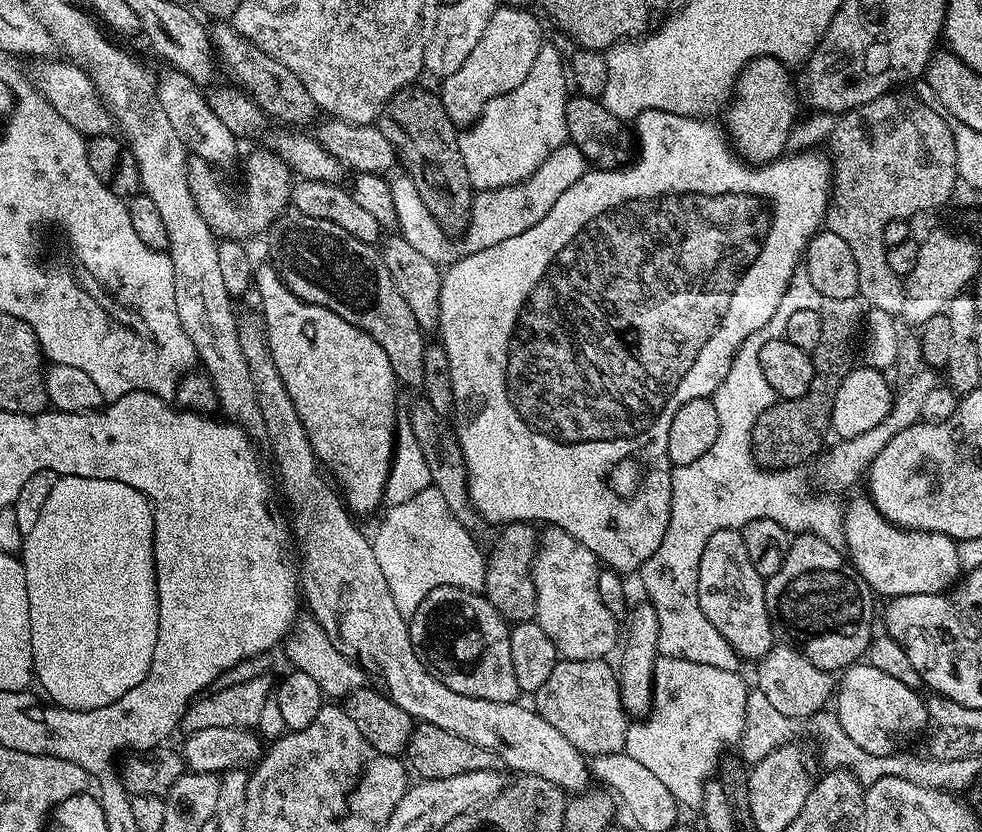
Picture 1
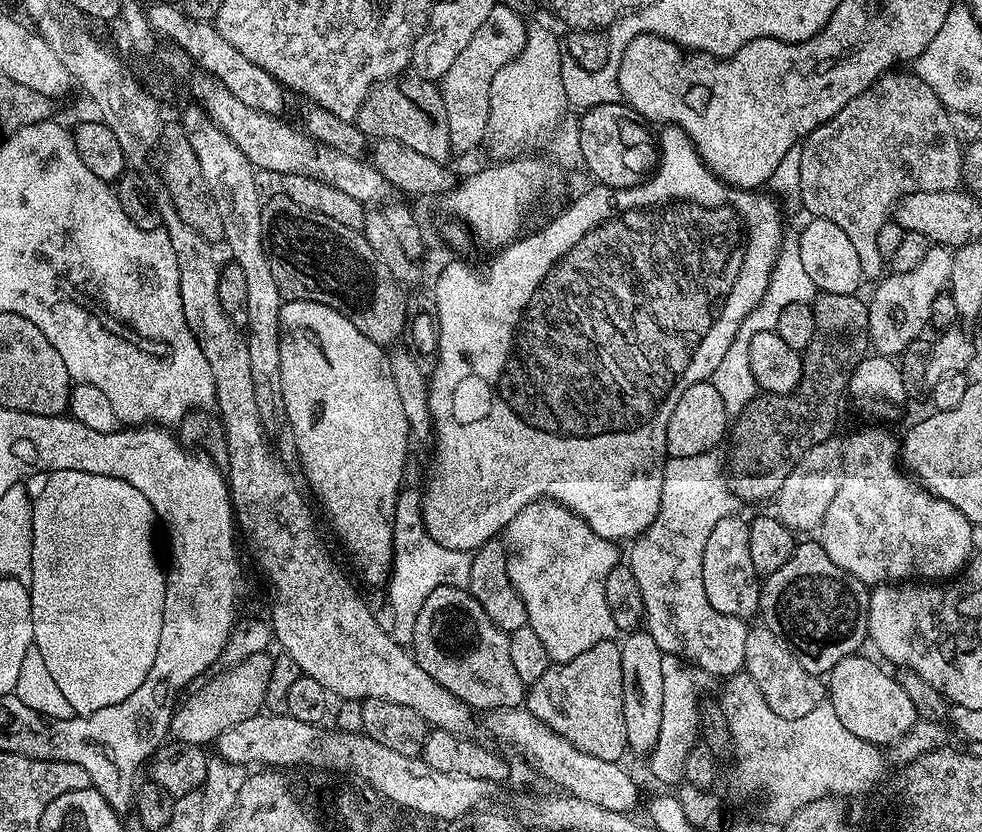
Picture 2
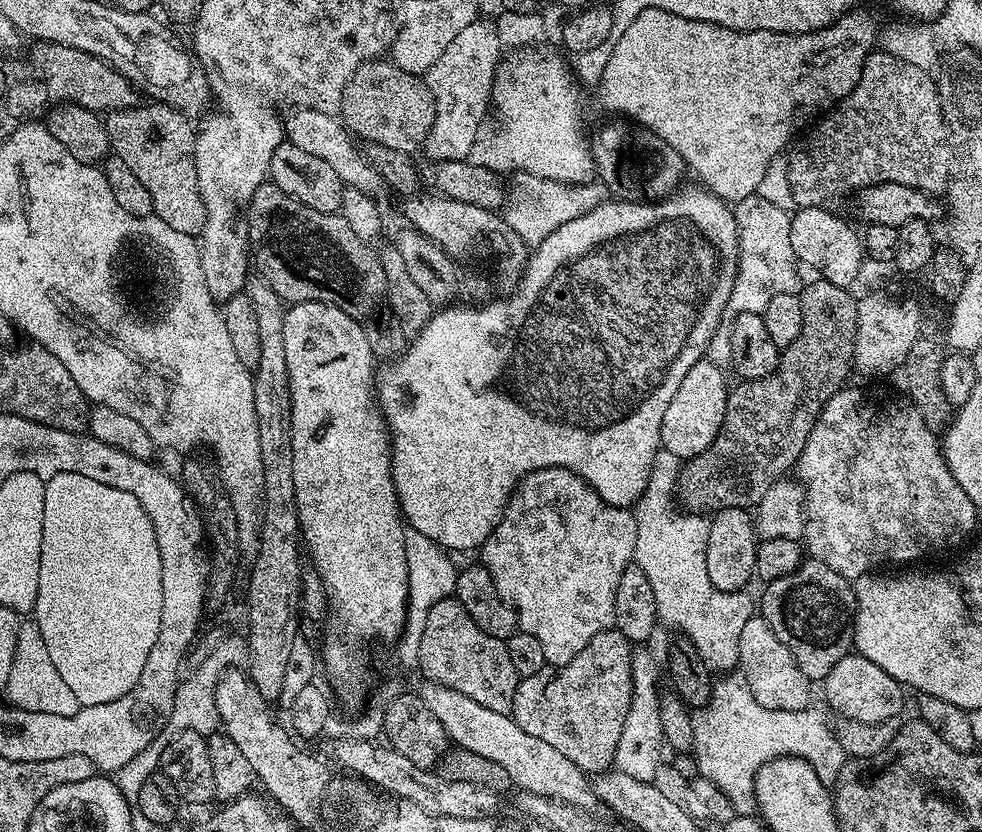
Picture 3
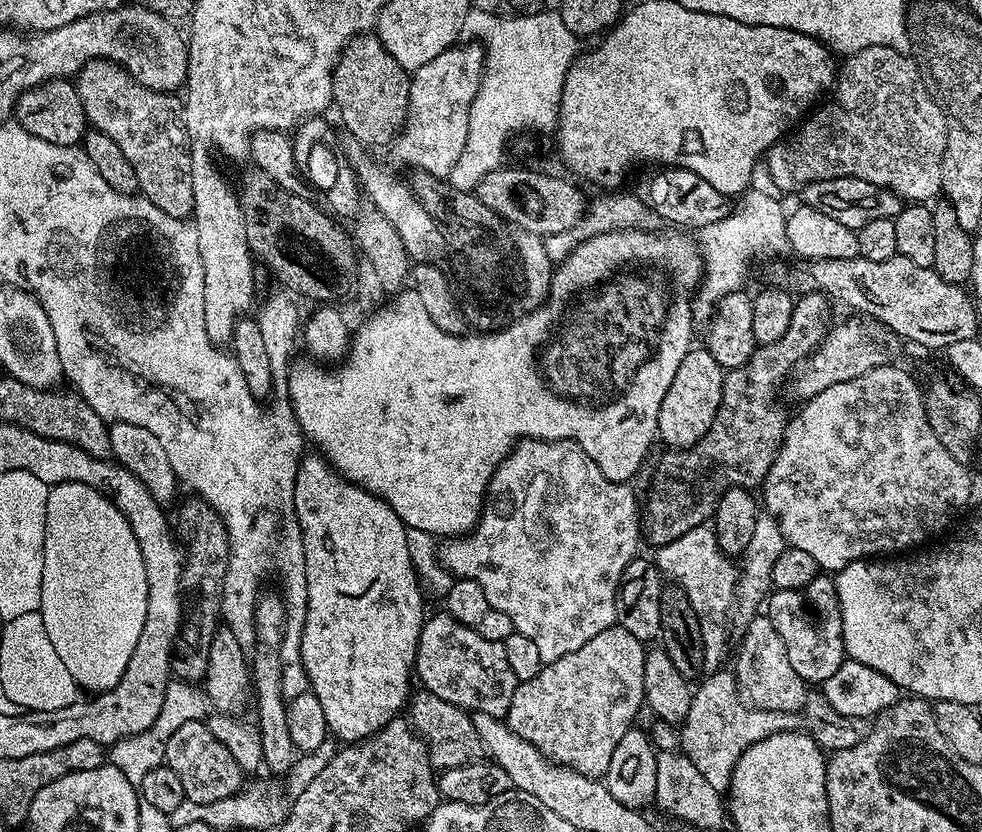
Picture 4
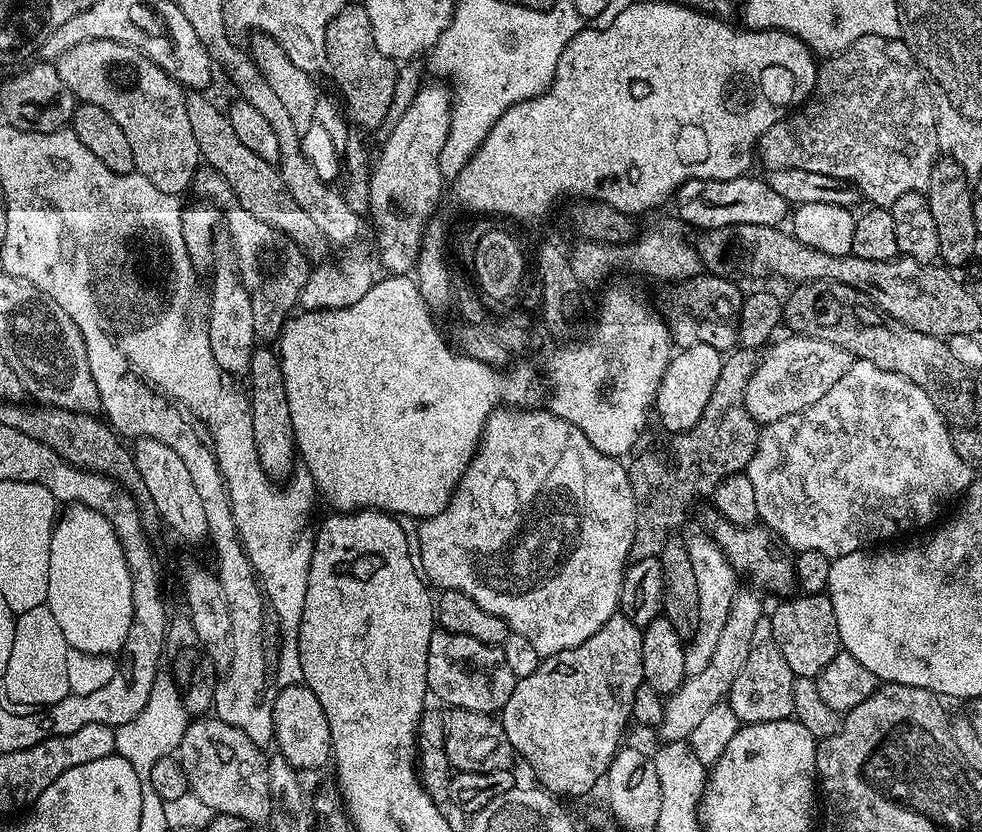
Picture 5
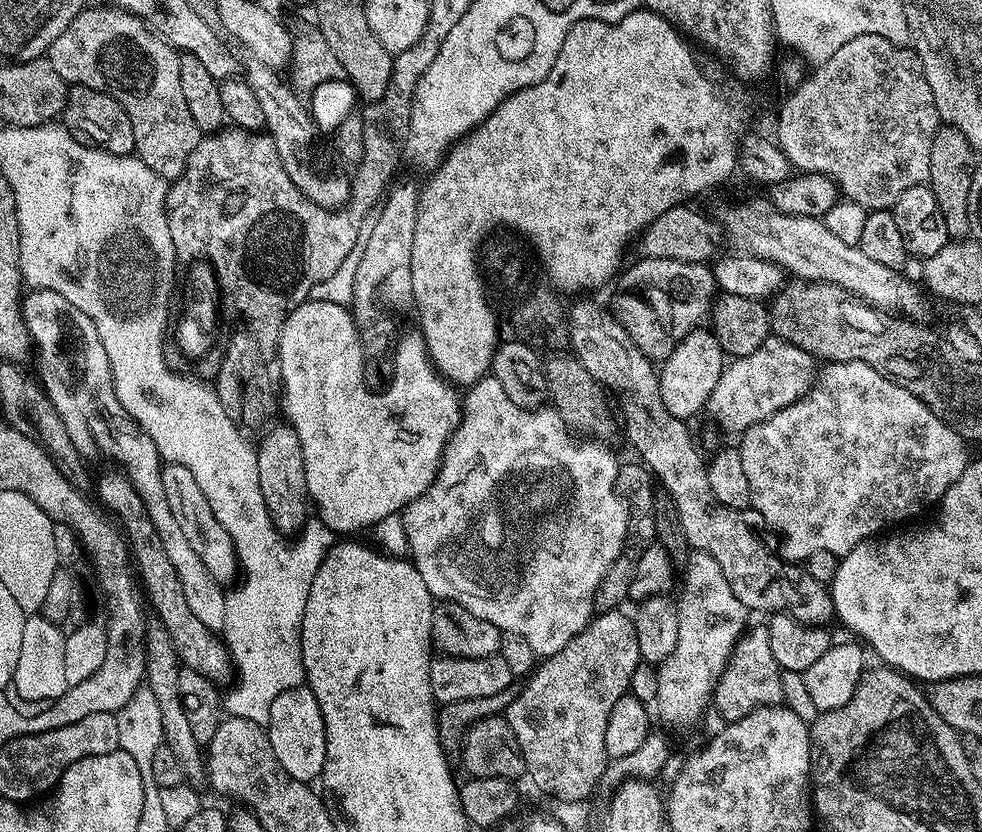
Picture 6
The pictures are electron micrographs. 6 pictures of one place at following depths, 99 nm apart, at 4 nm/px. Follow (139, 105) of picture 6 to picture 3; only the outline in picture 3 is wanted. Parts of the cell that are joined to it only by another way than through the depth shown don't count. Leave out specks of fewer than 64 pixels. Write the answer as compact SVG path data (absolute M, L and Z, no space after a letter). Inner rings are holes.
M148 102L145 108L119 108L109 111L104 120L111 151L122 158L122 162L126 162L130 170L134 170L138 182L142 182L142 186L150 190L150 202L156 217L166 222L166 226L182 230L182 234L199 237L200 231L206 226L206 206L198 186L196 162L188 154L167 156L168 140L182 139L183 130L168 128L164 132L165 137L158 137L152 144L152 120L177 119L178 114L173 108L155 102Z

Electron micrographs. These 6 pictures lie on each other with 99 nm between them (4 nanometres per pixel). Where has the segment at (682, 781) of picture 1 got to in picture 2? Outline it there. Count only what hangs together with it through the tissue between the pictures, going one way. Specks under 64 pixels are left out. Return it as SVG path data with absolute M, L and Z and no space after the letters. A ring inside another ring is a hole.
M664 654L661 673L663 677L662 725L660 736L648 756L648 761L650 761L650 770L658 781L676 786L683 781L687 756L692 752L692 743L695 740L697 743L700 734L699 704L710 678L706 672L685 663L676 655Z

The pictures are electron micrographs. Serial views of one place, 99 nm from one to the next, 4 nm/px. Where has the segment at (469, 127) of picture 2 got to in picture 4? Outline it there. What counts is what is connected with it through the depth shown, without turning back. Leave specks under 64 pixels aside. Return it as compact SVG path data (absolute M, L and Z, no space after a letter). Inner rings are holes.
M460 42L447 48L442 54L438 54L438 58L430 58L430 62L426 62L426 66L417 68L411 73L408 81L410 86L408 122L390 148L390 151L402 163L409 164L409 169L429 172L435 176L446 178L458 158L462 156L466 147L470 106L478 94L480 83L484 77L484 53L484 45L479 42Z

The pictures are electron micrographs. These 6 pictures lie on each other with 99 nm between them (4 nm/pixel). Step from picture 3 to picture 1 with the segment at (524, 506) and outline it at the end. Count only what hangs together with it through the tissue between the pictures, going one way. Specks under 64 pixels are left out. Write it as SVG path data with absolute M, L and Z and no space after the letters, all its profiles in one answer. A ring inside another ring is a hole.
M545 527L538 536L532 581L536 591L535 623L550 634L557 653L566 660L602 660L618 648L618 617L606 610L598 594L602 565L596 556L566 530Z

